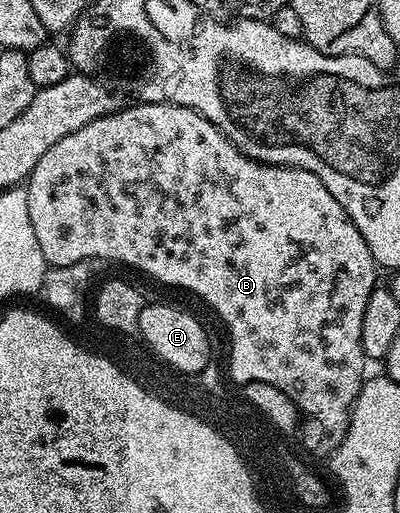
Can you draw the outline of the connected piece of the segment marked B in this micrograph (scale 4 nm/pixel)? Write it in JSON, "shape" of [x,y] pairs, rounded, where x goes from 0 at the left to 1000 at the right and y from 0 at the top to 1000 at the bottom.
{"shape":[[[330,201],[333,205],[300,209],[285,220],[273,224],[253,224],[243,232],[233,232],[233,240],[213,240],[213,248],[203,248],[203,255],[183,255],[183,263],[163,263],[163,271],[153,271],[145,279],[133,279],[133,287],[123,287],[123,294],[113,294],[113,302],[103,302],[103,310],[93,310],[93,326],[83,326],[78,343],[63,355],[68,386],[73,388],[73,431],[83,435],[83,450],[93,456],[93,474],[103,474],[103,497],[113,497],[120,519],[153,519],[193,513],[198,507],[218,507],[225,501],[258,505],[270,513],[300,509],[308,517],[330,517],[338,524],[350,524],[358,532],[370,532],[388,548],[400,548],[408,556],[440,556],[448,563],[470,563],[478,571],[490,571],[503,585],[518,595],[538,600],[538,610],[553,624],[568,632],[568,641],[578,647],[578,735],[575,739],[590,752],[608,752],[623,747],[663,747],[678,749],[688,756],[698,756],[713,772],[725,774],[745,791],[745,801],[760,815],[778,819],[778,828],[788,834],[788,852],[778,852],[768,860],[768,875],[793,889],[815,893],[838,881],[840,867],[853,864],[853,856],[868,846],[868,834],[878,823],[878,797],[888,791],[893,770],[903,762],[913,741],[913,725],[908,727],[908,708],[913,710],[913,694],[905,680],[903,641],[905,616],[913,614],[913,598],[923,587],[928,569],[943,558],[938,546],[938,530],[943,519],[933,497],[923,489],[923,481],[913,474],[913,466],[903,458],[903,450],[893,450],[893,442],[873,427],[873,419],[863,419],[863,411],[853,404],[853,396],[843,396],[843,388],[833,388],[833,380],[823,380],[813,357],[803,357],[803,349],[793,349],[793,341],[783,341],[760,329],[738,329],[728,322],[660,322],[653,314],[638,314],[630,306],[618,306],[593,285],[573,273],[523,232],[513,232],[493,216],[478,214],[473,209],[448,205],[380,205],[355,201]]]}

